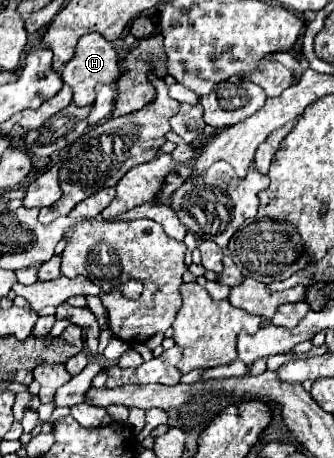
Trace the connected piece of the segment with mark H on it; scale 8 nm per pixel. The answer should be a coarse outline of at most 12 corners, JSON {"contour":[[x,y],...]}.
{"contour":[[84,34],[62,68],[76,106],[112,84],[118,56],[100,34]]}

